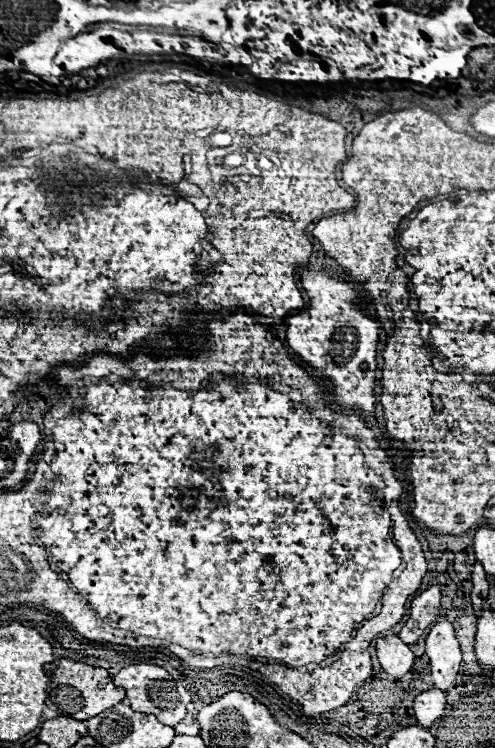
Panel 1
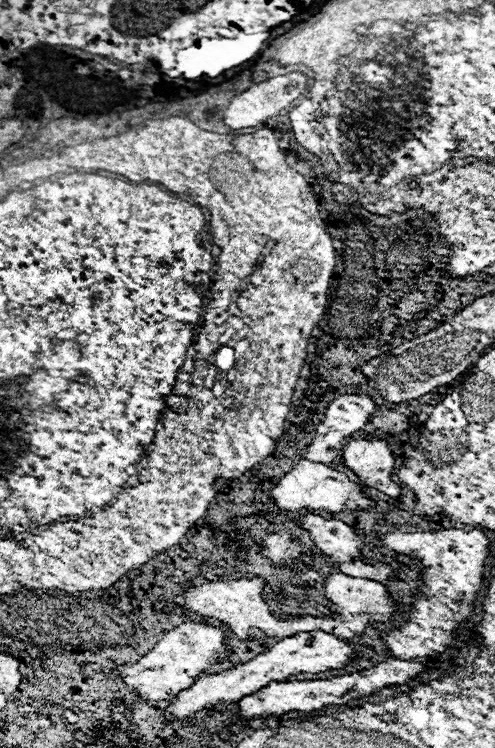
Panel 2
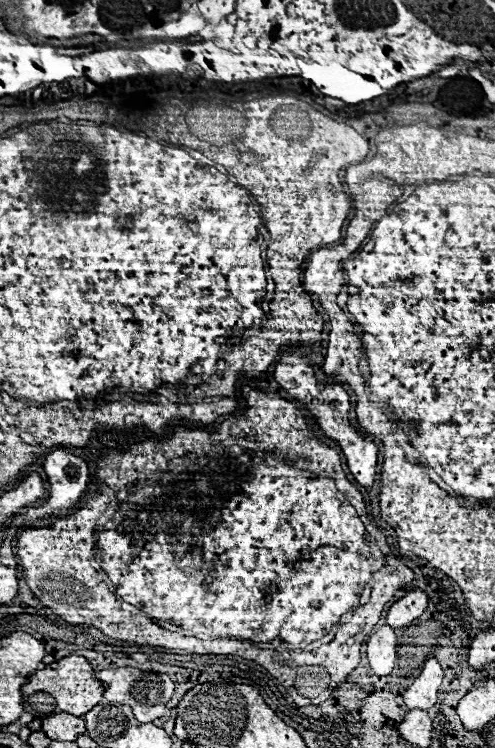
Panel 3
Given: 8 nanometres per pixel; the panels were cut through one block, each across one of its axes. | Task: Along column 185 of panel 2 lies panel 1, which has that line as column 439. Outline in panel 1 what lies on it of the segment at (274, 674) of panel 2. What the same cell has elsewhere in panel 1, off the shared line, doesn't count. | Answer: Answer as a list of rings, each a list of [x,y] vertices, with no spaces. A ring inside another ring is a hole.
[[[430,688],[416,696],[414,716],[422,728],[430,728],[438,718],[442,718],[446,708],[446,694],[438,688]]]

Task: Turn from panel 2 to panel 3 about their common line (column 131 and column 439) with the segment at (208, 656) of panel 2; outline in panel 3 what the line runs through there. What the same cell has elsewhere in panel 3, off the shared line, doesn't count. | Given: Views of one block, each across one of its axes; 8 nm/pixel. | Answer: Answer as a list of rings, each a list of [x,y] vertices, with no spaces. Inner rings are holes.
[[[430,658],[414,684],[404,692],[404,702],[410,710],[428,710],[436,704],[438,688],[442,684],[442,668],[436,658]]]

